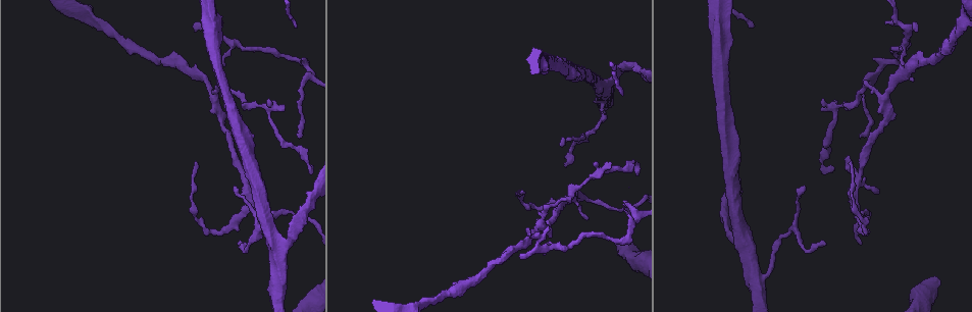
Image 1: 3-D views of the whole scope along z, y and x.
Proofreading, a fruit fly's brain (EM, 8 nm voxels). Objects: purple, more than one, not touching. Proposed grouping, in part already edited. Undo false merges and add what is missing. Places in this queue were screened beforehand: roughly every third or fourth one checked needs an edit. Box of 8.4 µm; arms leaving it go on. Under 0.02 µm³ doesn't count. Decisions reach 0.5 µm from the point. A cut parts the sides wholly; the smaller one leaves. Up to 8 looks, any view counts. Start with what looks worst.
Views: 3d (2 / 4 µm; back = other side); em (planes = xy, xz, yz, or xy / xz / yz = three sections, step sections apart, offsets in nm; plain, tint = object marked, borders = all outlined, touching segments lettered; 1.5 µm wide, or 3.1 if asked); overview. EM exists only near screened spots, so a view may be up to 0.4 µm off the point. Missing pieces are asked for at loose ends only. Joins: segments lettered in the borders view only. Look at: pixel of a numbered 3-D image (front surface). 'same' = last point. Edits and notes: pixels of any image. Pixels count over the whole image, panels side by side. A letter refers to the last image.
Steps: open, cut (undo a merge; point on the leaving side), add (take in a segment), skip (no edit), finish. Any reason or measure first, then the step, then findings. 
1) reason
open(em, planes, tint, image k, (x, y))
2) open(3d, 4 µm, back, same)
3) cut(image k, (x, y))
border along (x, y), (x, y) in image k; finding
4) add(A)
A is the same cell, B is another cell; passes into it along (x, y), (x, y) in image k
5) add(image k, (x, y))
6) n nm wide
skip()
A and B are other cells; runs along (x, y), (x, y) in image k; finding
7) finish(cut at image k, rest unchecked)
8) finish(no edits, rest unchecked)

an open end
open(em, planes, borders, image 1, (196, 31))

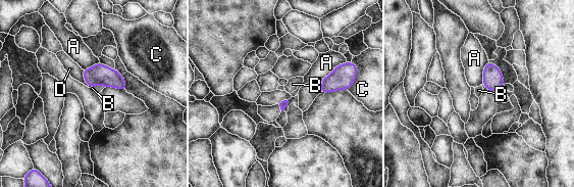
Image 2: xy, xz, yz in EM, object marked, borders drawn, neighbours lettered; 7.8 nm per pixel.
skip()
A, B, C and D are other cells; border along (343, 62), (319, 81) in image 2; no lettered segment goes on from it

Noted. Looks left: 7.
free end
open(3d, 2 µm, image 1, (296, 134))

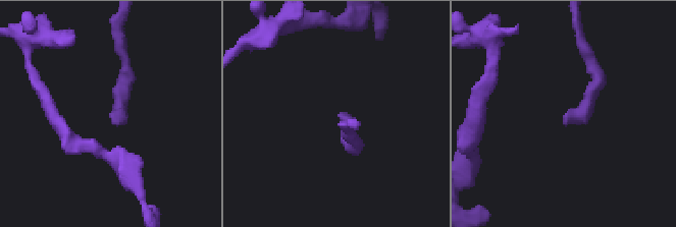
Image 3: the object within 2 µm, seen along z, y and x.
open(em, planes, plain, image 3, (112, 114))

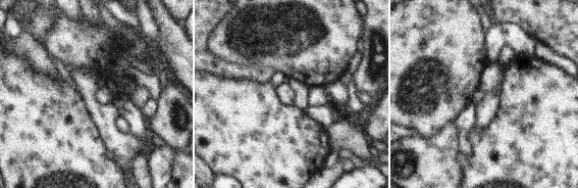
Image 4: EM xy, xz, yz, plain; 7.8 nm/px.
see the neighbours
open(em, planes, borders, same)

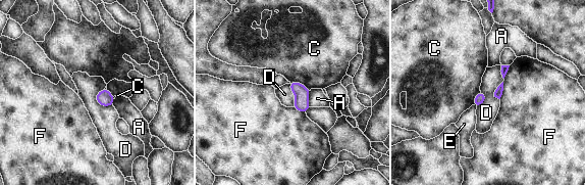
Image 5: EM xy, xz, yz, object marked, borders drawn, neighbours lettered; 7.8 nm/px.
skip()
A, C, D, E and F are other cells; border along (95, 95), (101, 105), (112, 105) in image 5; no lettered segment goes on from it

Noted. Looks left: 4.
open(em, planes, plain, image 1, (541, 227))

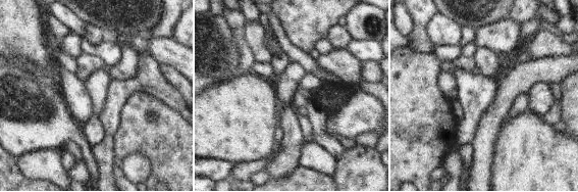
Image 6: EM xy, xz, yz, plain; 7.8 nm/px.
see the neighbours
open(em, planes, borders, same)

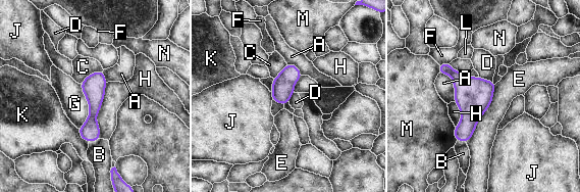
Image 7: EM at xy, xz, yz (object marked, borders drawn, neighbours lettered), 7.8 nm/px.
skip()
A, B, C, D, E, F, G, H, J, K, L, M and N are other cells; runs along (100, 74), (94, 85), (88, 138) in image 7; continuous, no second cell

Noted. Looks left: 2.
finish(no edits, rest unchecked)

